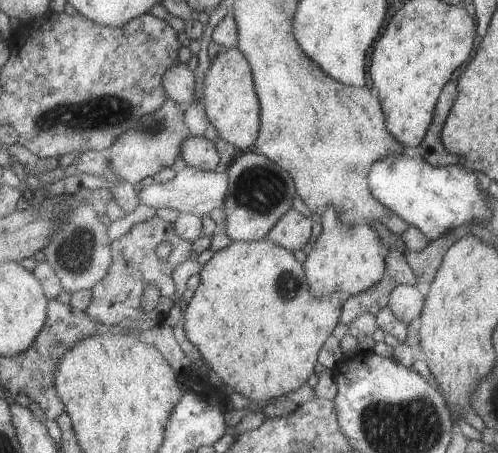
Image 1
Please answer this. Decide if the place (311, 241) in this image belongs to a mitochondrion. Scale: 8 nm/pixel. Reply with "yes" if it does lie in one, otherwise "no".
no

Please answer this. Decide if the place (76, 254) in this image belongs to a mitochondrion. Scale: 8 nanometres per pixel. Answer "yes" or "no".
yes

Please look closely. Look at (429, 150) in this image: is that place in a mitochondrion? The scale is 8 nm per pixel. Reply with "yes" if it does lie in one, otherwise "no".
no

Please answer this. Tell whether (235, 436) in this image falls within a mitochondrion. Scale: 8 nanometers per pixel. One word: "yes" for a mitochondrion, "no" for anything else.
no

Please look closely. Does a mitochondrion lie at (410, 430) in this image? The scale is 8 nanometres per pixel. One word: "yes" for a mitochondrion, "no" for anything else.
yes

